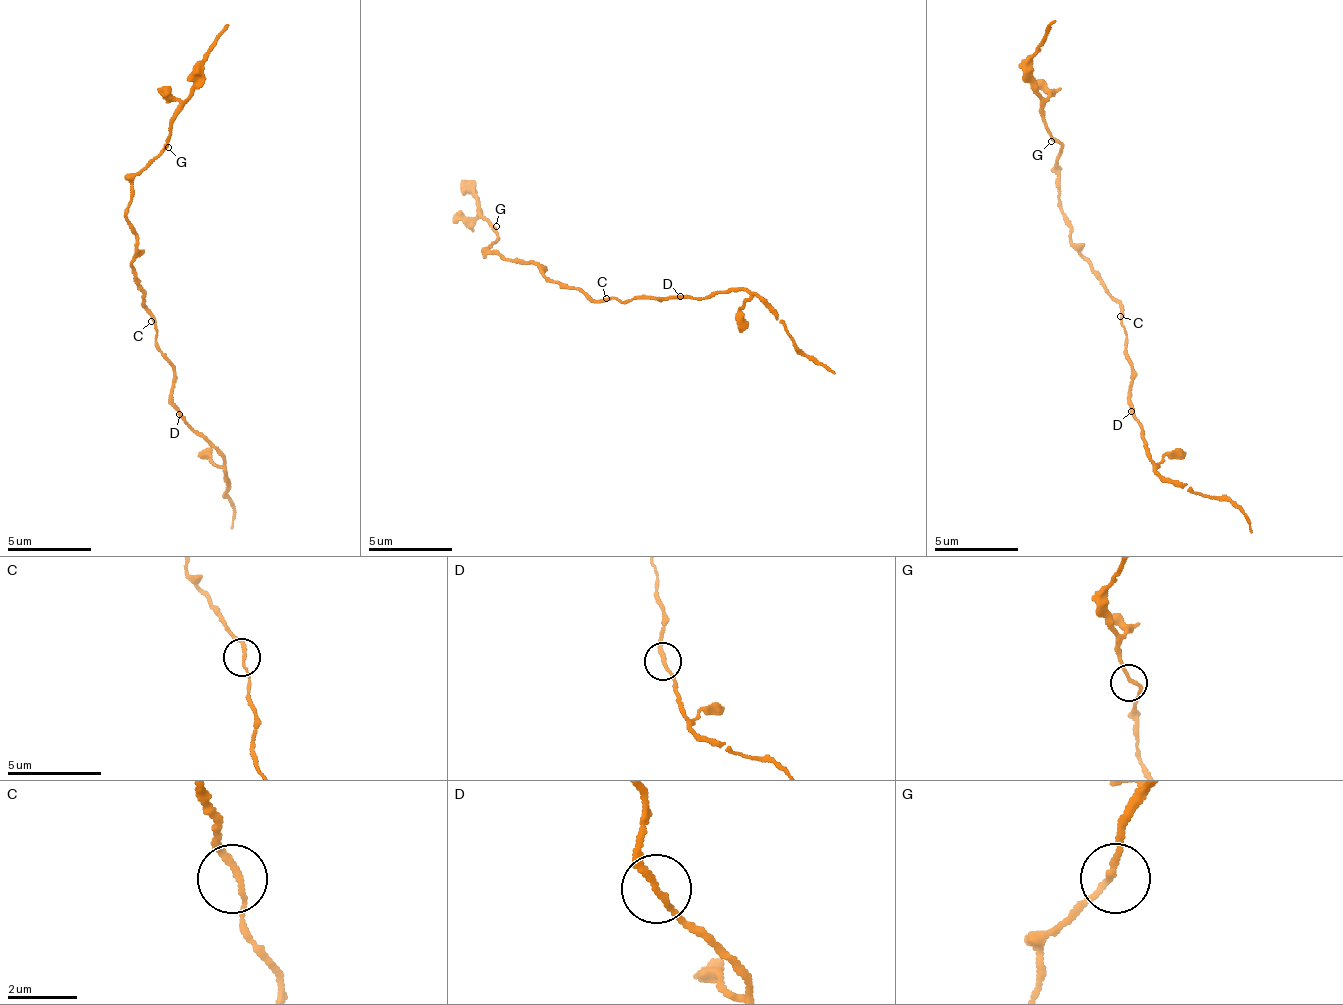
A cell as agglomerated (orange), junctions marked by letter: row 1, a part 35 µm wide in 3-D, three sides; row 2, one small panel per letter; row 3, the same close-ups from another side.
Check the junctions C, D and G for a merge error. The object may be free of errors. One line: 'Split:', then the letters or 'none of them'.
Split: none of them

